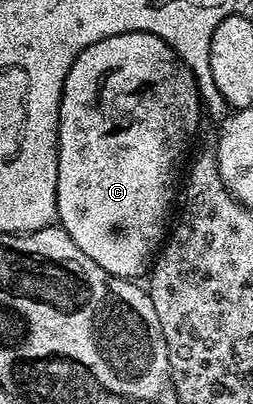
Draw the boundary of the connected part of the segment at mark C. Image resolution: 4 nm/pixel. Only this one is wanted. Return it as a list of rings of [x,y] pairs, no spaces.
[[[148,31],[121,33],[113,37],[105,37],[89,49],[85,49],[73,61],[73,69],[69,69],[69,77],[65,77],[65,89],[61,93],[61,109],[59,110],[59,172],[57,173],[57,213],[58,226],[64,227],[73,237],[73,241],[85,253],[85,257],[93,257],[101,269],[110,275],[122,279],[138,280],[138,275],[146,276],[149,264],[156,258],[168,230],[167,214],[171,211],[171,202],[176,202],[175,178],[179,175],[179,166],[183,163],[183,154],[199,127],[199,91],[195,88],[196,72],[189,70],[179,55],[165,40]]]

